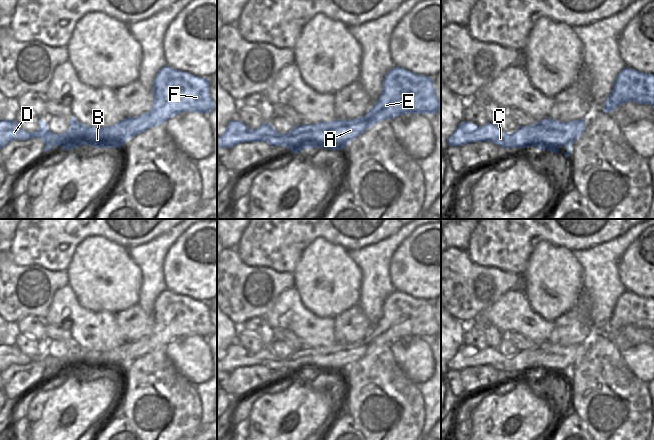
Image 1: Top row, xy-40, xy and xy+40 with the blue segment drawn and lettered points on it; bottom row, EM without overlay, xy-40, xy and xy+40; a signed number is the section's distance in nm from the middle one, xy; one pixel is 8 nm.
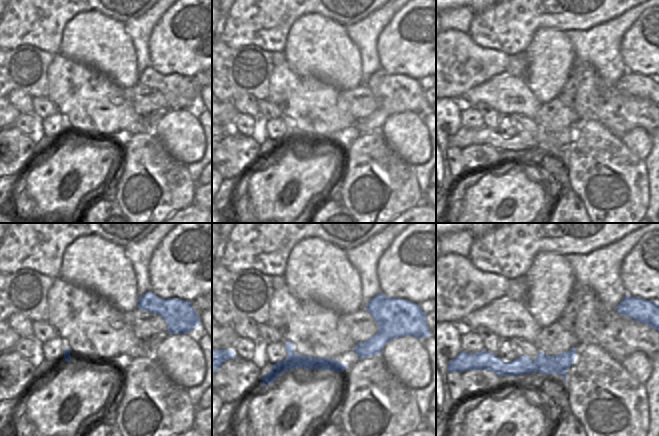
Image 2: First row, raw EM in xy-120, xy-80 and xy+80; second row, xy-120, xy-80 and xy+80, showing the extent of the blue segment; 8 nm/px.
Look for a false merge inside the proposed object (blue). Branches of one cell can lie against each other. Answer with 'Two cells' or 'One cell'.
One cell.

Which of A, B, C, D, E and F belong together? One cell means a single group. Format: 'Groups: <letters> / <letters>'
Groups: A B C D E F.

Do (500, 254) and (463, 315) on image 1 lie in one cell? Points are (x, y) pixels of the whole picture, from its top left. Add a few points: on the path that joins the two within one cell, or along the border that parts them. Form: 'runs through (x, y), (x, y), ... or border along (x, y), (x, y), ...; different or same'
border along (470, 258), (478, 265), (497, 267), (515, 273); different

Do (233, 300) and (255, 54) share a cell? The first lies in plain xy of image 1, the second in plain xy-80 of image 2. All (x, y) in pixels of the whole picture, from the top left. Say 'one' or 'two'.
one

